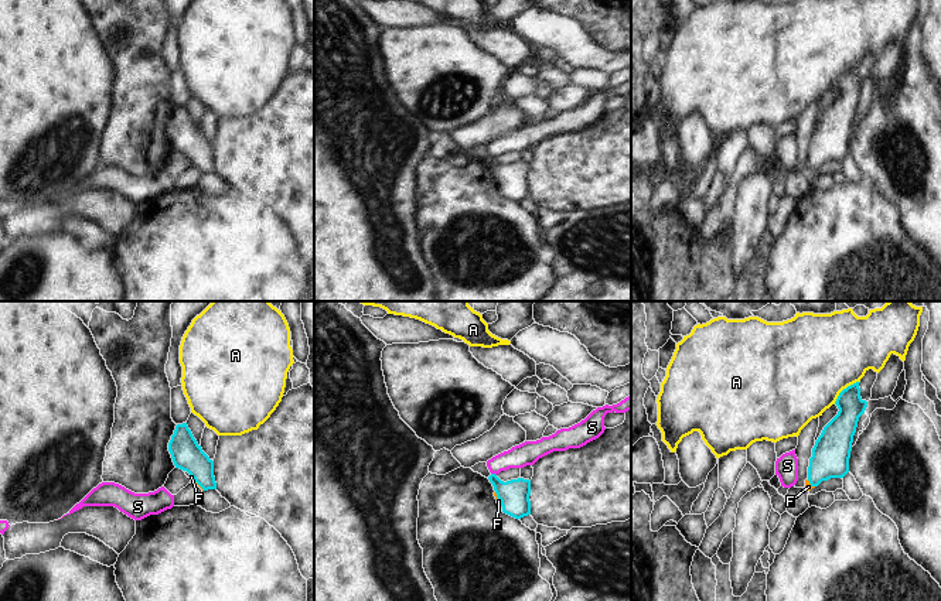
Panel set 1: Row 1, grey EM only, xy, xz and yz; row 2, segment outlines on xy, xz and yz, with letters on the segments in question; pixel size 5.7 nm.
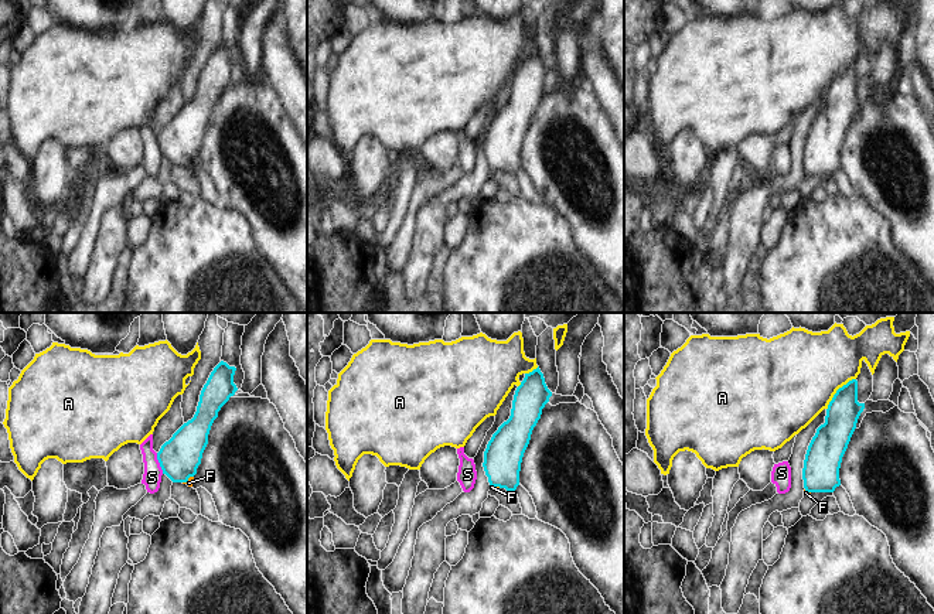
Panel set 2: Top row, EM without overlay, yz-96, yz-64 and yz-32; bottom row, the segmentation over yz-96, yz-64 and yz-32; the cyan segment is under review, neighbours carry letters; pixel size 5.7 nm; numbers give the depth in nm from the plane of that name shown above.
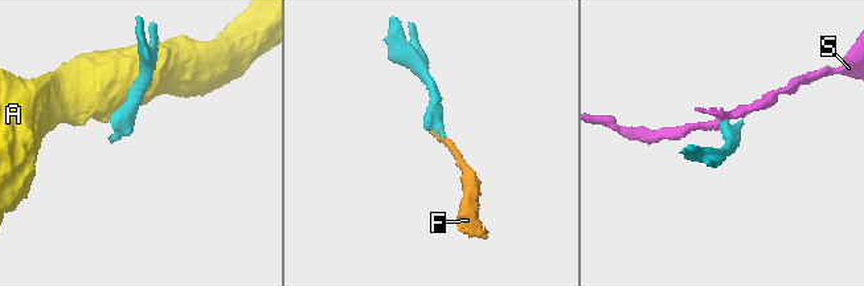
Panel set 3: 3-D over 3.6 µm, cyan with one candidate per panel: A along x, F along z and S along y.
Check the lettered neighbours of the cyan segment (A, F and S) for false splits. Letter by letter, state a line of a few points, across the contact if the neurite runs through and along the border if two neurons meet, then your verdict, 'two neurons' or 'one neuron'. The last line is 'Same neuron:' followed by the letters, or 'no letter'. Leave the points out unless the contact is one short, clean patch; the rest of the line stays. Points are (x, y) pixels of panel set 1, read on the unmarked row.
A: line yz (859, 64), (848, 68), (834, 86); two neurons
F: line xy (186, 136), (197, 147), (197, 166), (191, 160); one neuron
S: line xz (491, 156), (495, 159); two neurons
Same neuron: F

